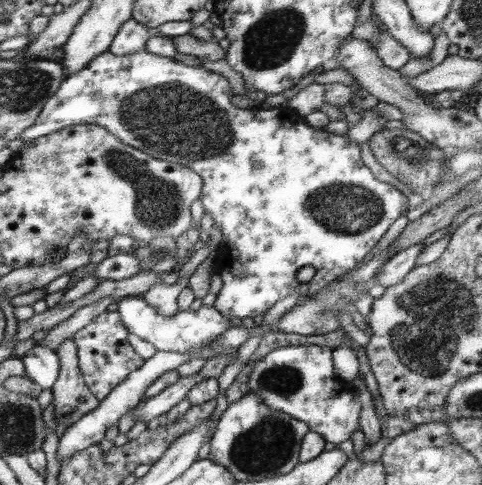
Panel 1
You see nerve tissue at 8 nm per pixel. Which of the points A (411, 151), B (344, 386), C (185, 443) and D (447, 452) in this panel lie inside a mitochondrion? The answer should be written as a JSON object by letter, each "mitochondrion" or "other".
{"A":"mitochondrion","B":"other","C":"other","D":"other"}

